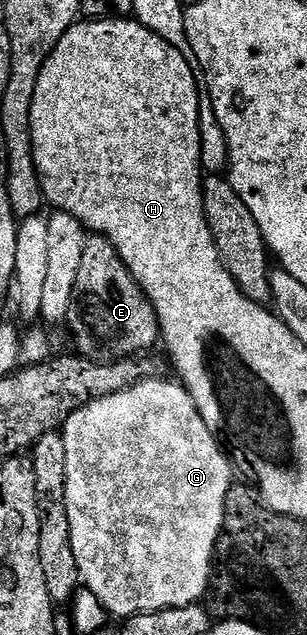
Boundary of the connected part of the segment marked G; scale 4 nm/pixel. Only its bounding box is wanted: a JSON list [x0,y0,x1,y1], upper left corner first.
[62,378,229,618]

